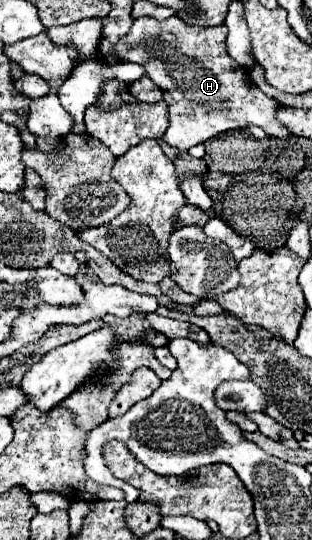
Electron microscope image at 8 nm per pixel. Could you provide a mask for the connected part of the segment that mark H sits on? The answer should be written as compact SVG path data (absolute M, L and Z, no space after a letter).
M178 16L156 20L138 18L126 38L116 44L116 56L122 62L138 62L146 68L146 76L156 82L168 102L168 130L164 140L178 148L202 144L218 134L230 130L242 130L246 126L260 126L268 136L288 138L292 136L280 120L276 120L276 100L264 96L256 84L252 84L244 66L230 58L226 50L228 28L196 28L184 24Z

